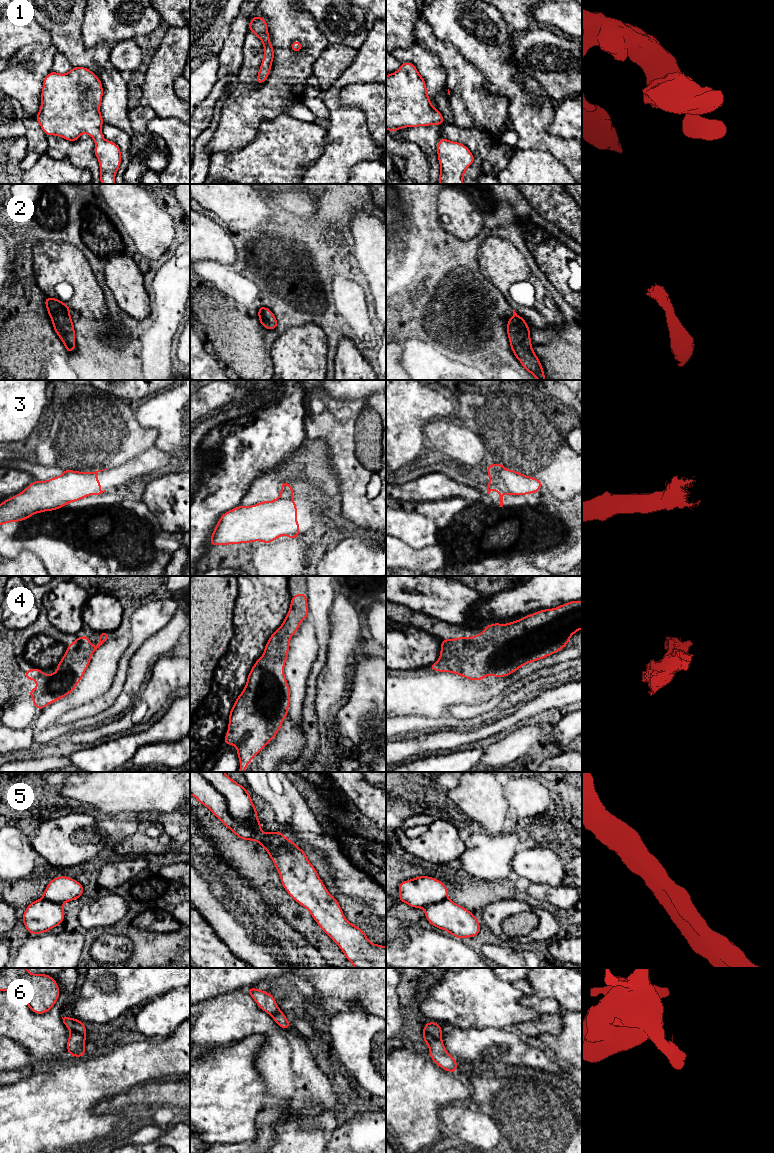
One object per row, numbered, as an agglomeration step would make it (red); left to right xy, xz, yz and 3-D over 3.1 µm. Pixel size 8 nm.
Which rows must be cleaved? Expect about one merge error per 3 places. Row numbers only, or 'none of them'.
5, 6

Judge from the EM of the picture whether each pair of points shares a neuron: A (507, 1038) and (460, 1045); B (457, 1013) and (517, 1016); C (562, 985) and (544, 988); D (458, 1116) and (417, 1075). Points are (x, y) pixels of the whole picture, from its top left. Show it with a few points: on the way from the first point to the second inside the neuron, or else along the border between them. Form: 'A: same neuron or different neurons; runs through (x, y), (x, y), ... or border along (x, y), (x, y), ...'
A: same neuron; runs through (495, 1039), (487, 1044), (472, 1044)
B: same neuron; runs through (472, 1013), (502, 1013)
C: same neuron; runs through (558, 985), (548, 985)
D: different neurons; border along (451, 1103), (447, 1104), (439, 1113)

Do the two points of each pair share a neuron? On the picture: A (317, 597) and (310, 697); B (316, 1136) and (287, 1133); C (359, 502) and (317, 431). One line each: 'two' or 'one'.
A: one
B: one
C: one

